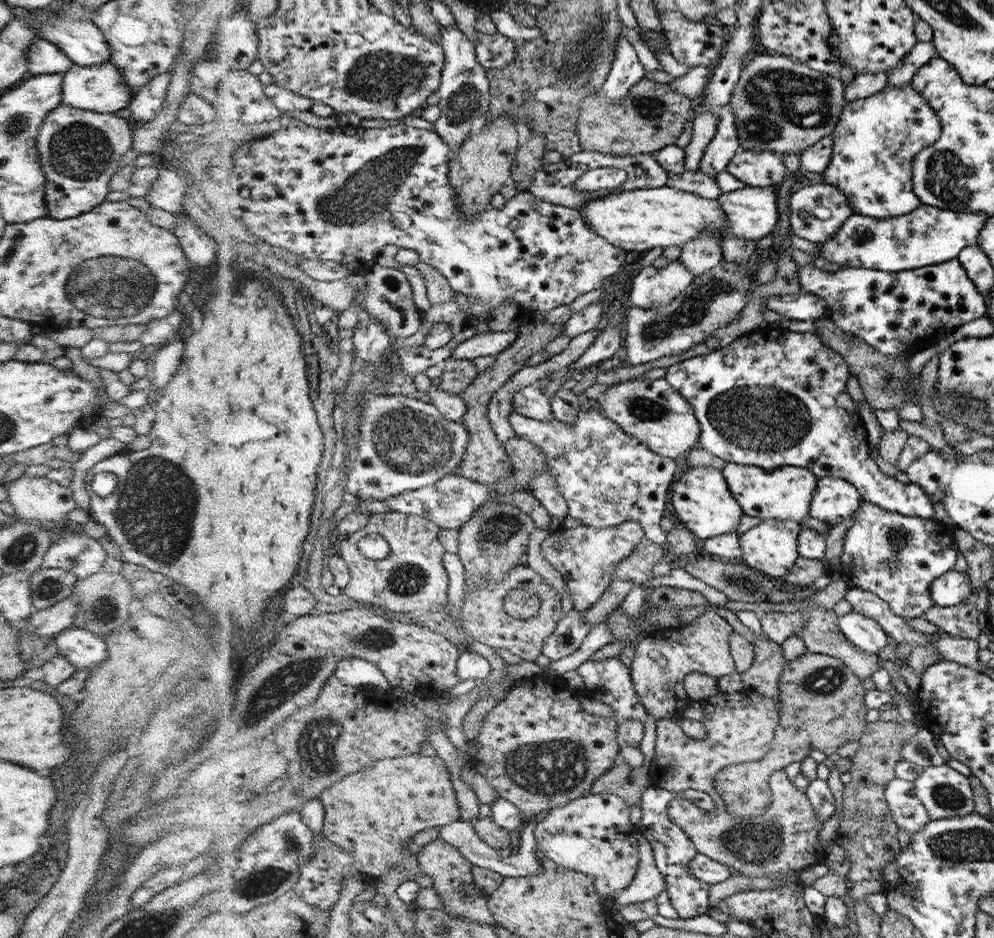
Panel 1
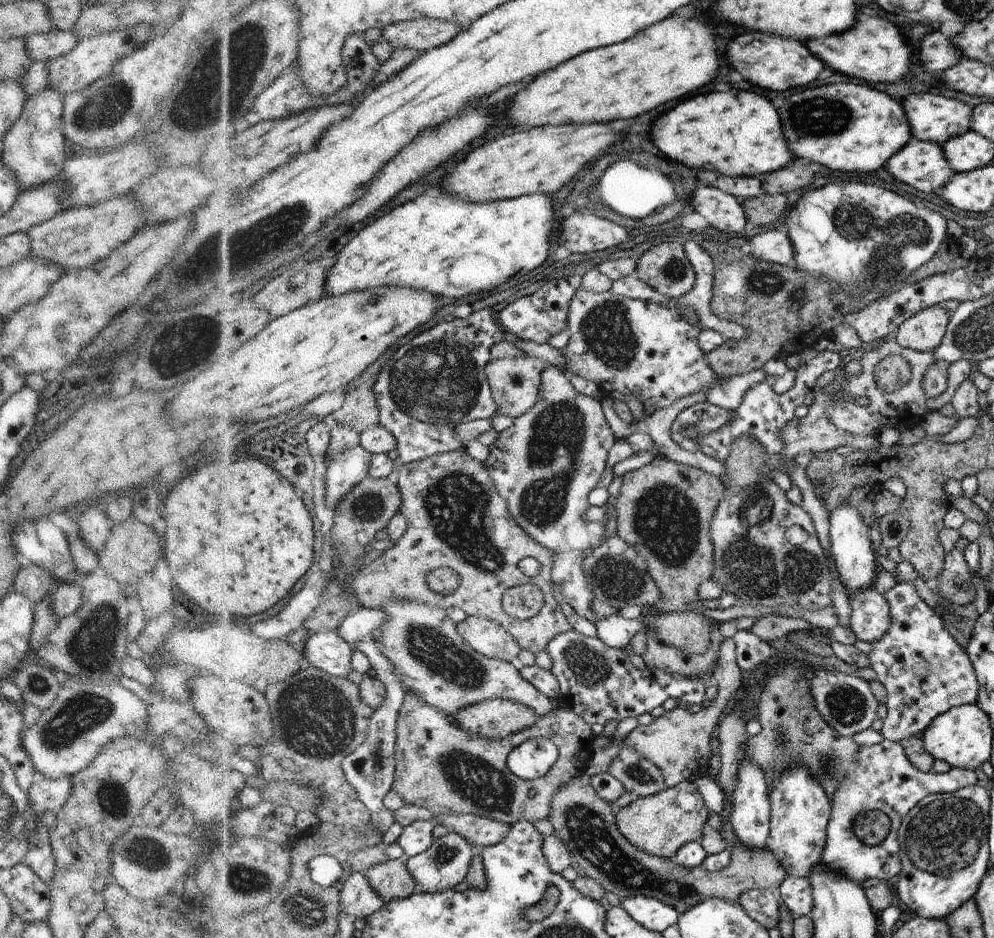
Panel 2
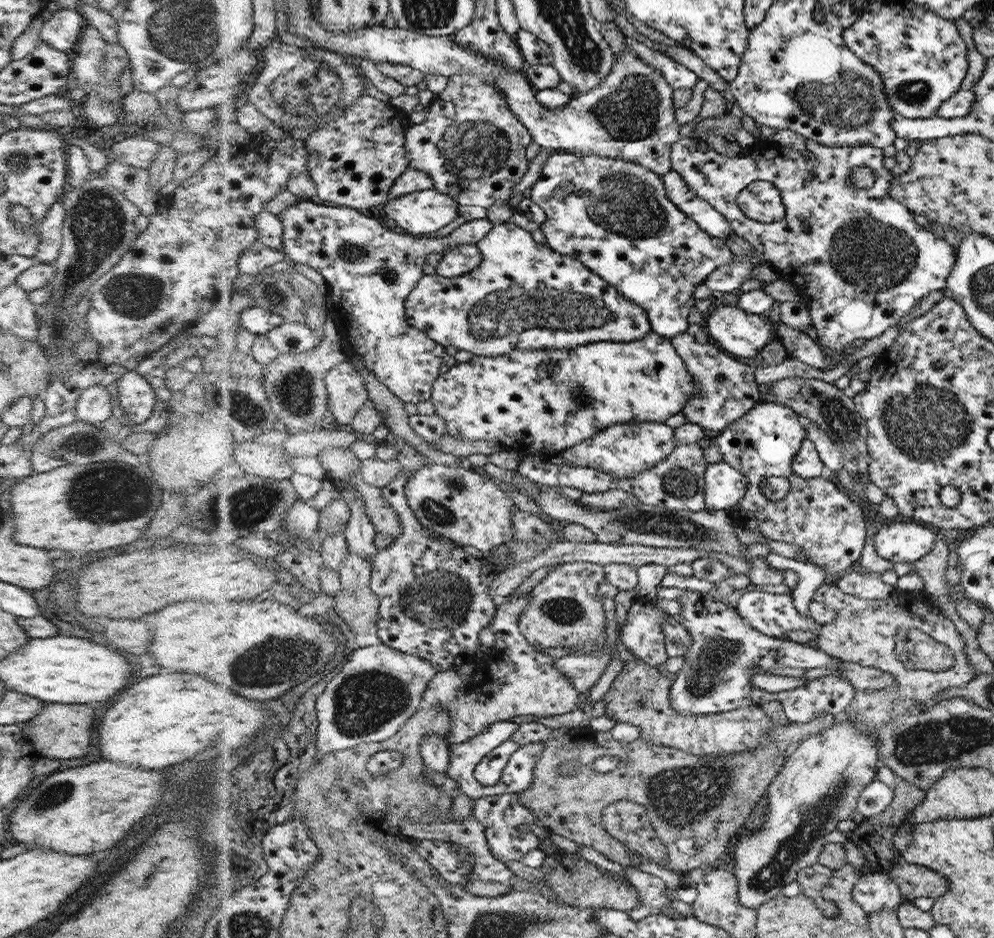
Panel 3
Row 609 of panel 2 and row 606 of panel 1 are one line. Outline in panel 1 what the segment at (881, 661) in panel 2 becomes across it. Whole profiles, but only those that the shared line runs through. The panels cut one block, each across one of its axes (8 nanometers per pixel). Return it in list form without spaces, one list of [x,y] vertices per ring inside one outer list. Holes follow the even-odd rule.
[[[864,500],[854,515],[856,519],[848,525],[840,557],[846,579],[862,590],[877,594],[889,604],[894,614],[902,618],[924,617],[935,606],[931,596],[932,582],[948,570],[954,570],[958,560],[958,550],[952,540],[955,527],[935,518],[890,512]],[[892,557],[898,568],[890,566]]]

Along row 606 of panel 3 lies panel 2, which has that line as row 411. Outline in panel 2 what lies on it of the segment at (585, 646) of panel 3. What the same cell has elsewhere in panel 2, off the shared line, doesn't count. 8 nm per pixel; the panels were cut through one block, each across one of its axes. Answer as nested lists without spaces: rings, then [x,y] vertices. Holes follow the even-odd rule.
[[[550,365],[541,372],[537,402],[524,414],[516,417],[512,426],[499,432],[498,439],[489,447],[489,455],[484,462],[490,470],[499,495],[507,501],[508,510],[516,524],[538,544],[555,552],[555,566],[551,577],[562,588],[564,601],[580,616],[594,624],[598,620],[591,608],[595,596],[588,586],[583,560],[590,550],[602,543],[606,521],[587,522],[582,516],[590,506],[588,494],[598,487],[604,474],[608,450],[612,448],[612,444],[614,434],[604,420],[600,402],[578,393],[563,370]]]

